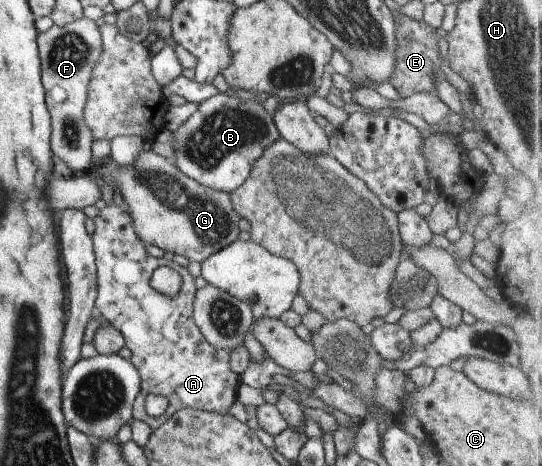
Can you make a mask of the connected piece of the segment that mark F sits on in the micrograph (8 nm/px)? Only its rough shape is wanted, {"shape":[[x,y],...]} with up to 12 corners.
{"shape":[[85,17],[37,34],[51,150],[93,164],[83,107],[101,47]]}

